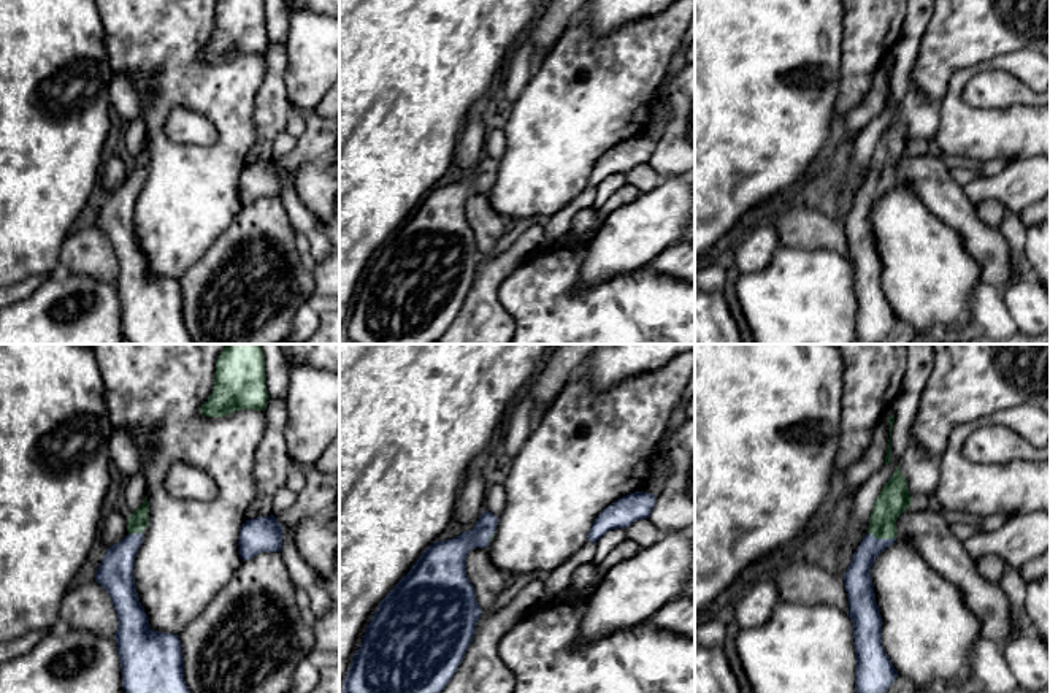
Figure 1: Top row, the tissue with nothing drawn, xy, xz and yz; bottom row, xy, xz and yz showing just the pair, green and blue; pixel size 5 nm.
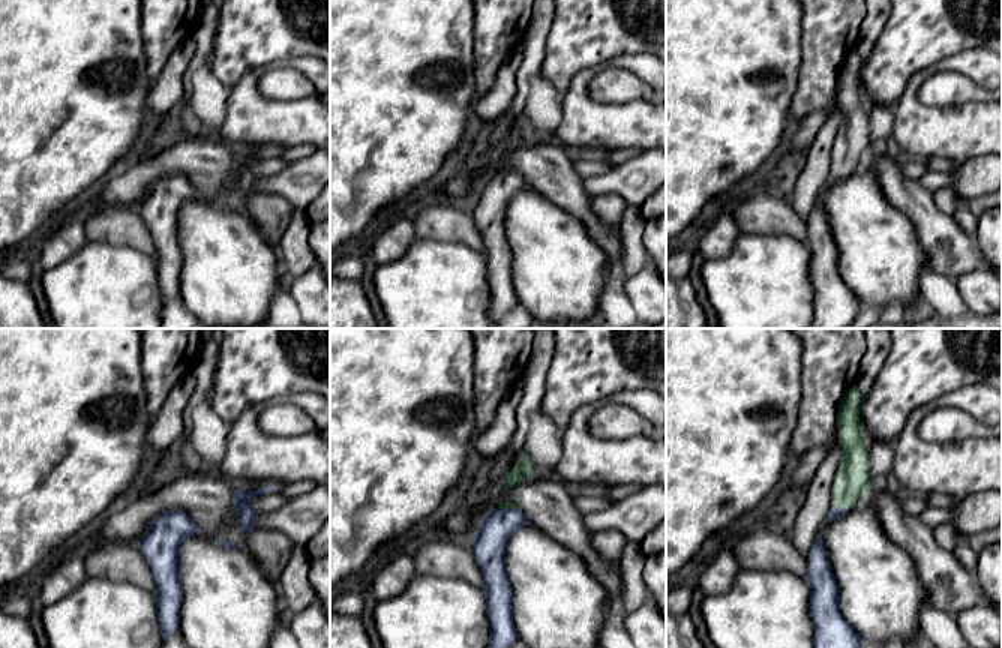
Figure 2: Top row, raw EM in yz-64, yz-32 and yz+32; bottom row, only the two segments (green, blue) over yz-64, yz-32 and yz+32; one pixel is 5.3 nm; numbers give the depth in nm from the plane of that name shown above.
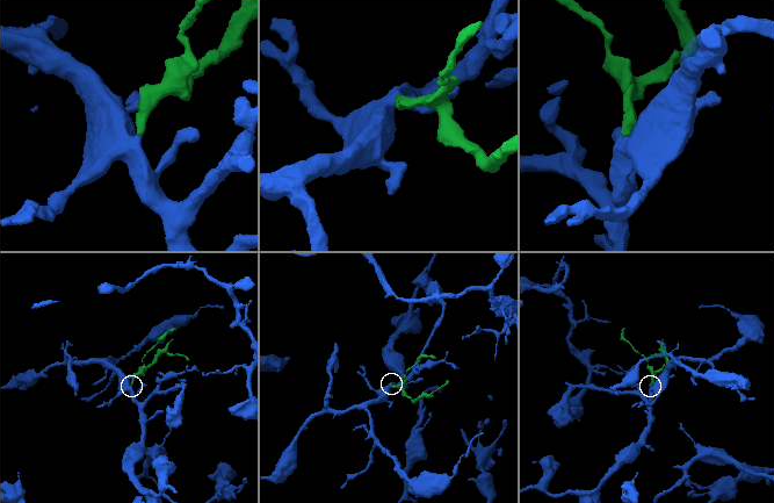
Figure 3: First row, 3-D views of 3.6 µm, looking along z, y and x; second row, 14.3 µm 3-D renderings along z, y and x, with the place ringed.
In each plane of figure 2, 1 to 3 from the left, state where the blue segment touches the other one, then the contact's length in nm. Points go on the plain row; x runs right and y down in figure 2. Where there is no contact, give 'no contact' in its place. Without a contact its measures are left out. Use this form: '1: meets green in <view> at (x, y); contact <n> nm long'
1: no contact
2: meets green in yz-32 at (507, 171); contact 100 nm long
3: meets green in yz+32 at (840, 171); contact 90 nm long

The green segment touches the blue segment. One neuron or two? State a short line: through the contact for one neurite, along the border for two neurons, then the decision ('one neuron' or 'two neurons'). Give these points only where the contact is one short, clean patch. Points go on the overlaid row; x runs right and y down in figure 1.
yz (895, 498), (882, 519), (882, 538), (865, 555), (858, 581) | one neuron

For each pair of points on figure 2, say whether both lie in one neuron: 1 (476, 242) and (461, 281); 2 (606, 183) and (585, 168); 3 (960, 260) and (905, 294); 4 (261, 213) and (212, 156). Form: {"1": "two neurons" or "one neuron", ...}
{"1": "two neurons", "2": "two neurons", "3": "two neurons", "4": "two neurons"}

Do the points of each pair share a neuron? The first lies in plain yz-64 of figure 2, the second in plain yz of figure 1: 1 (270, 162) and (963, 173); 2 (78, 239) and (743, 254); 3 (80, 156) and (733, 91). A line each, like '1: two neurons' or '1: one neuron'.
1: one neuron
2: one neuron
3: one neuron

